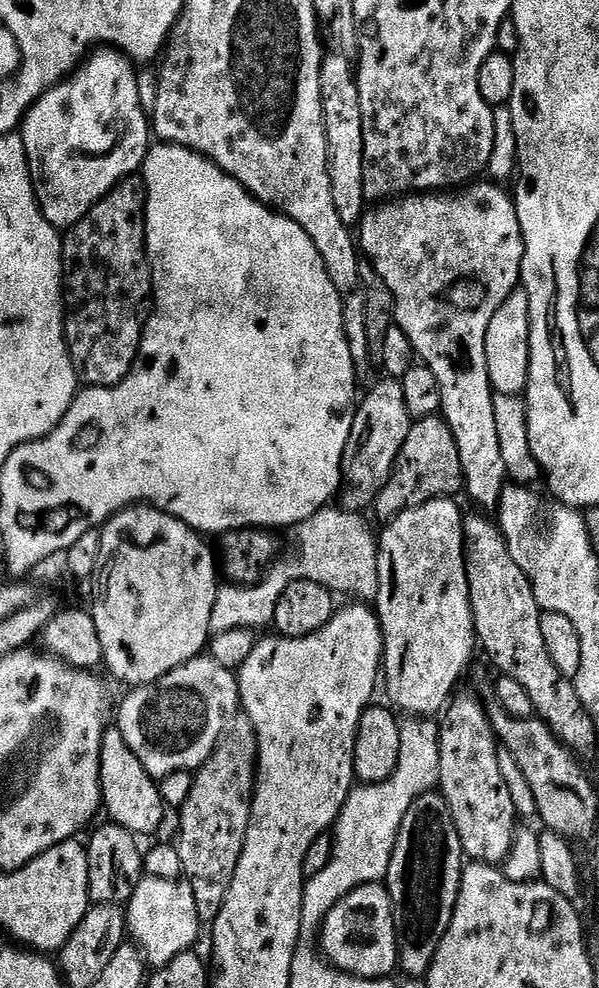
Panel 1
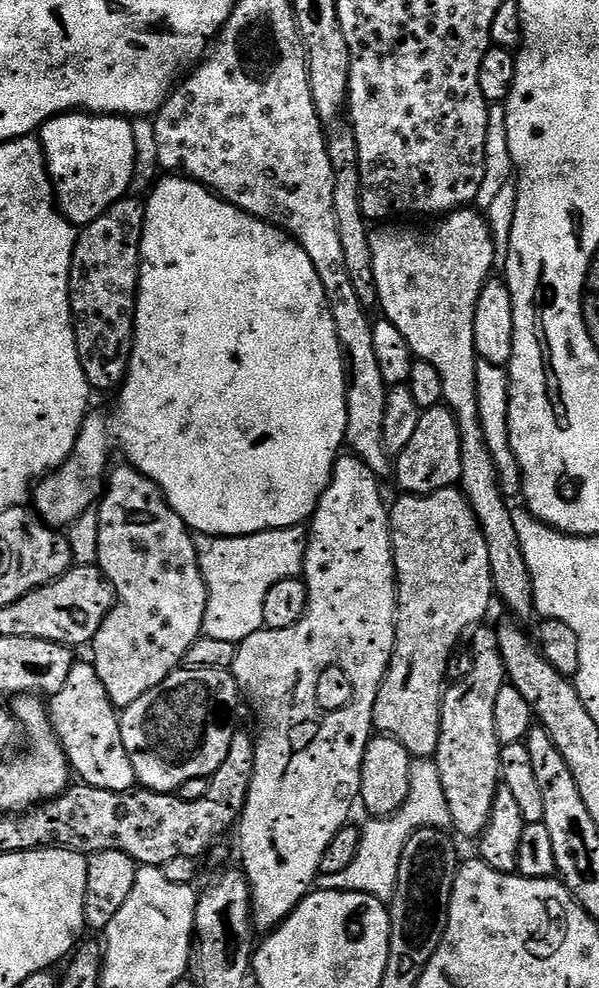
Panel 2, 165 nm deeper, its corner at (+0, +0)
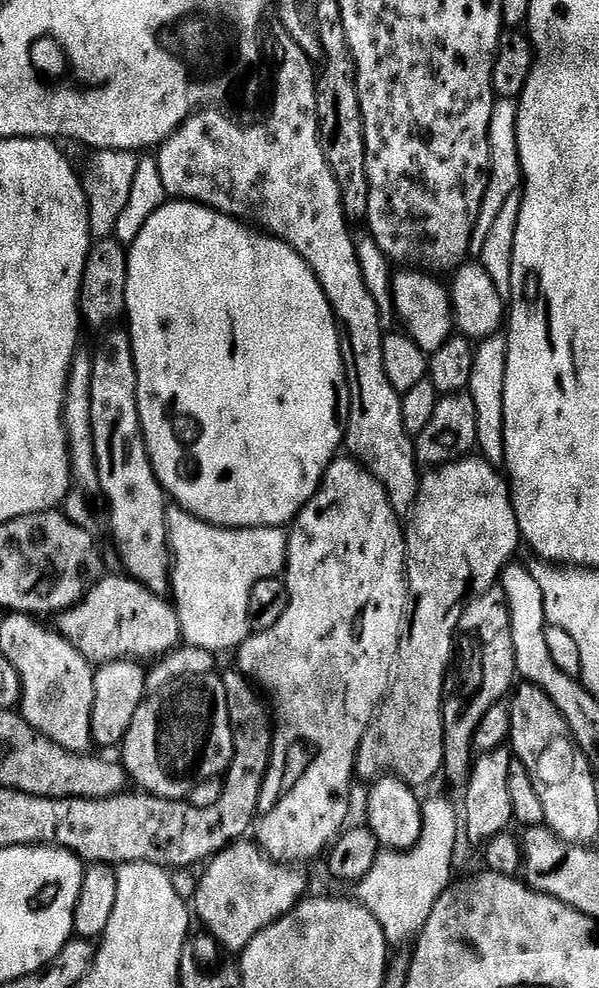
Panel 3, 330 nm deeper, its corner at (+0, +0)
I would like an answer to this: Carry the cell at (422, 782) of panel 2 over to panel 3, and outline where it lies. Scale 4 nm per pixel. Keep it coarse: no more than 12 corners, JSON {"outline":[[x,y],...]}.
{"outline":[[423,801],[408,852],[381,850],[354,896],[389,945],[419,936],[453,883],[458,808]]}

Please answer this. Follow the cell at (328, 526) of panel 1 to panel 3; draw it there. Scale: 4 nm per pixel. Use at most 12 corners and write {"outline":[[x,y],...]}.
{"outline":[[168,509],[183,643],[250,635],[250,590],[285,571],[283,527]]}

